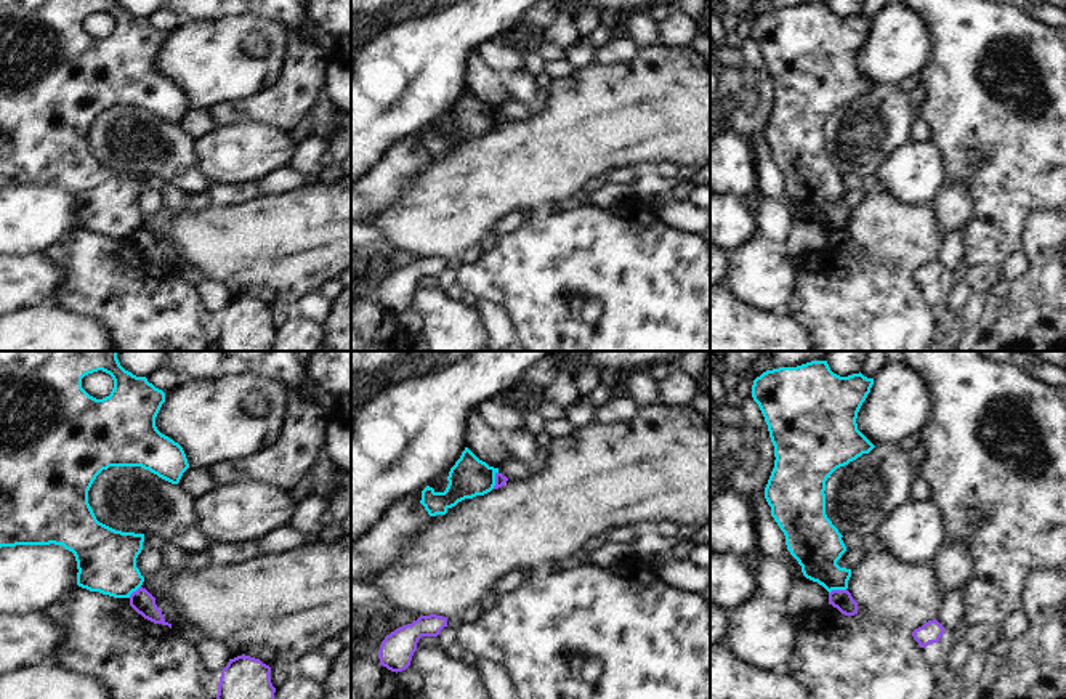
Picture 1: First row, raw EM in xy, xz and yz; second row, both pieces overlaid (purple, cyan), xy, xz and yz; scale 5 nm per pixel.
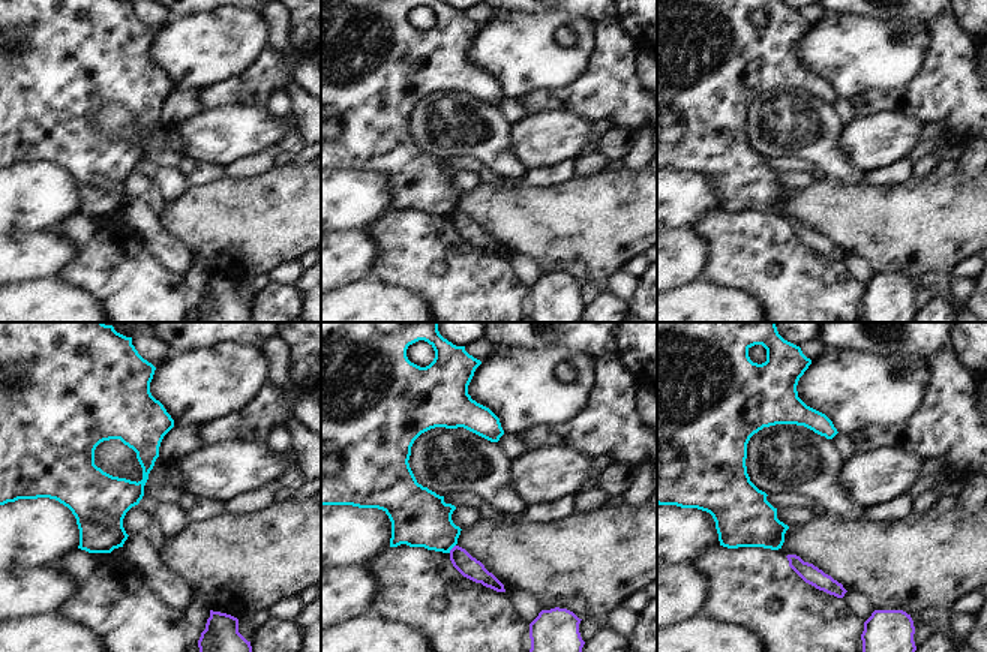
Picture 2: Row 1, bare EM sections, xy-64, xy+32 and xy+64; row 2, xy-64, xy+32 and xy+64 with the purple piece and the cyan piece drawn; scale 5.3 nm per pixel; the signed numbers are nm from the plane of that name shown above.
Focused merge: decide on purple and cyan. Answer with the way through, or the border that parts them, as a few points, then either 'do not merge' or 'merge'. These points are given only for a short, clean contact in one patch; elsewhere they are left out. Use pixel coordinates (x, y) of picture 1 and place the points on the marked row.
border yz (845, 589), (834, 589), (829, 593); do not merge

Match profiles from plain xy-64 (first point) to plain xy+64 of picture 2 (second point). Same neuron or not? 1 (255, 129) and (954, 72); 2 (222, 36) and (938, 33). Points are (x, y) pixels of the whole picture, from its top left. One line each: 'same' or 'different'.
1: different
2: different

